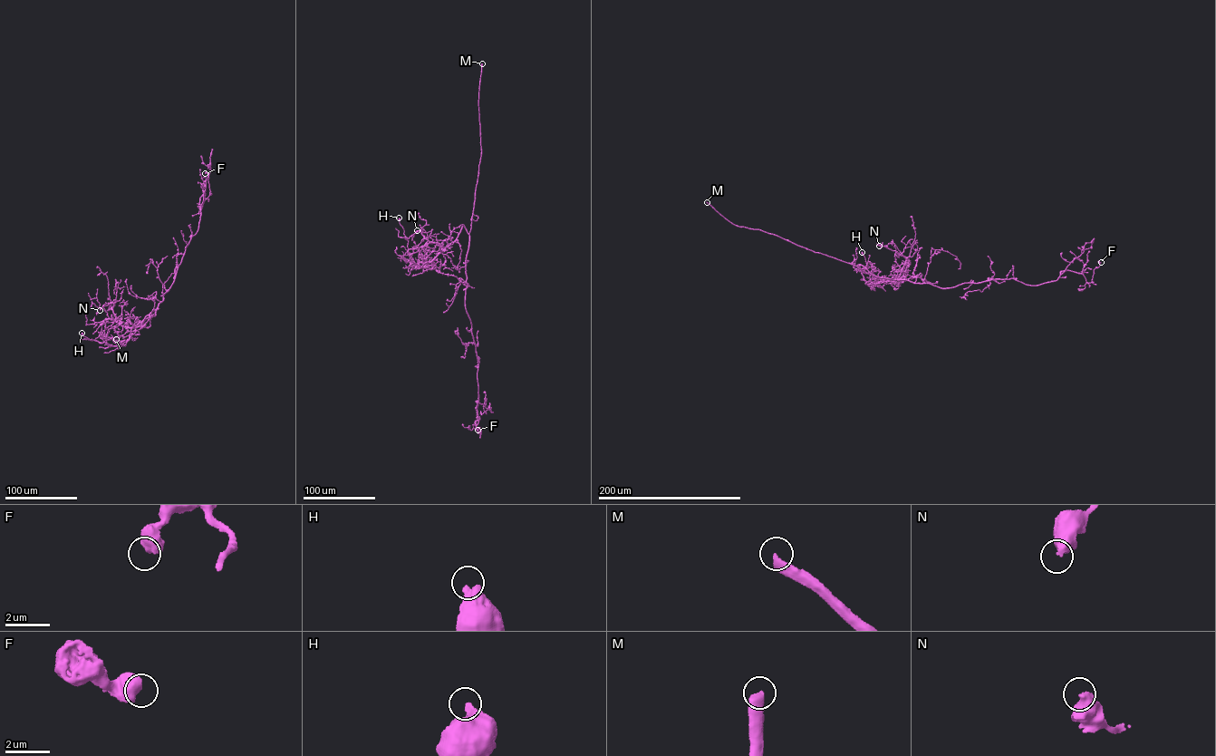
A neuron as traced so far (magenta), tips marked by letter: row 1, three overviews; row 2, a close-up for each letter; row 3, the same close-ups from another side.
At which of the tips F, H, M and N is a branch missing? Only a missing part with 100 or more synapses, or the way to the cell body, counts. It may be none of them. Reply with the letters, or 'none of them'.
M

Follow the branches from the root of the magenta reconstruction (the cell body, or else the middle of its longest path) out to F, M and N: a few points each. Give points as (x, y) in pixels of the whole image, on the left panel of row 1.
F: (163, 300), (191, 237), (197, 229), (200, 198), (204, 193), (206, 198), (209, 194), (207, 173), (205, 173)
M: (163, 300), (155, 315), (151, 314), (125, 345), (116, 339)
N: (163, 300), (154, 316), (148, 315), (131, 326), (121, 325), (108, 305), (112, 302), (100, 310)

